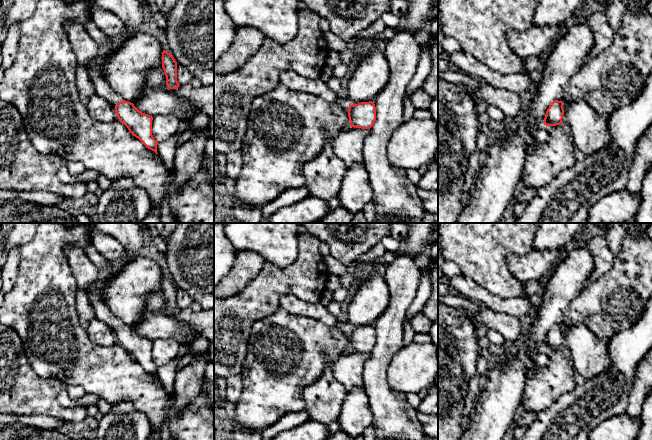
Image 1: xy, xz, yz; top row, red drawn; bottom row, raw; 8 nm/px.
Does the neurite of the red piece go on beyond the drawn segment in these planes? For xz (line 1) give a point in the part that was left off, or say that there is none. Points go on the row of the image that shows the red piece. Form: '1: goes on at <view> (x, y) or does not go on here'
1: does not go on here

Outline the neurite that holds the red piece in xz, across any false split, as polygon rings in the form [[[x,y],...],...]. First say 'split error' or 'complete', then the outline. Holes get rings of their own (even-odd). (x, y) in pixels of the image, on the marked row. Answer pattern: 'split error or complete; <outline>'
complete; [[[361,102],[349,105],[348,117],[350,126],[370,129],[376,121],[376,107],[374,102]]]

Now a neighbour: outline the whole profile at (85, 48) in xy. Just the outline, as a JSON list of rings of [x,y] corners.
[[[66,21],[66,34],[76,55],[78,65],[88,67],[98,57],[98,44],[90,37],[84,26]]]

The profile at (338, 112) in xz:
[[[282,84],[269,93],[255,98],[252,101],[241,148],[242,169],[235,185],[238,203],[262,208],[282,192],[304,186],[303,165],[313,160],[322,151],[327,138],[334,140],[346,125],[350,125],[348,106],[329,103],[318,96],[293,91]]]

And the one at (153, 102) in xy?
[[[146,87],[133,104],[139,111],[152,117],[174,115],[180,120],[184,120],[200,112],[191,101],[177,97],[172,92],[151,87]]]

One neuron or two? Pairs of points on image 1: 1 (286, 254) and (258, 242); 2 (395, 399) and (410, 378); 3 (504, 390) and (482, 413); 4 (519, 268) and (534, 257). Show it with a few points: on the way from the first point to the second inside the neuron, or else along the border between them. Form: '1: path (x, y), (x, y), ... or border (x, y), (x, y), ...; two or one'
1: path (279, 247), (274, 242), (265, 242); one
2: border (386, 372), (388, 385), (392, 389), (404, 394); two
3: path (499, 396), (488, 407); one
4: path (523, 267), (530, 261); one

